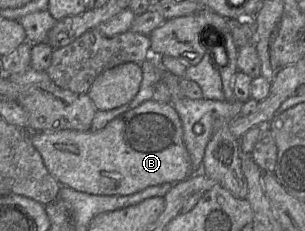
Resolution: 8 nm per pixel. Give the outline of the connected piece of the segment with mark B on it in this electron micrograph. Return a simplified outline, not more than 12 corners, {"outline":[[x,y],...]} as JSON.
{"outline":[[153,99],[98,131],[36,132],[62,186],[132,195],[194,175]]}

